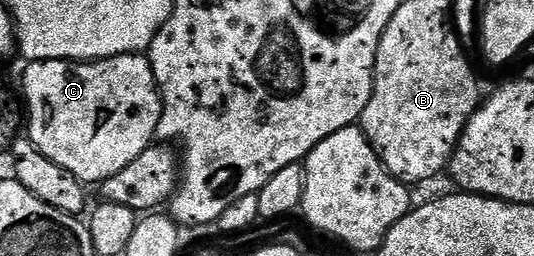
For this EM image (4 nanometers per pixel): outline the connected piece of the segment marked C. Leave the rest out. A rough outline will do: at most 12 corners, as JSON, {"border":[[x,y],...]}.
{"border":[[145,53],[22,74],[28,137],[83,184],[155,141]]}

